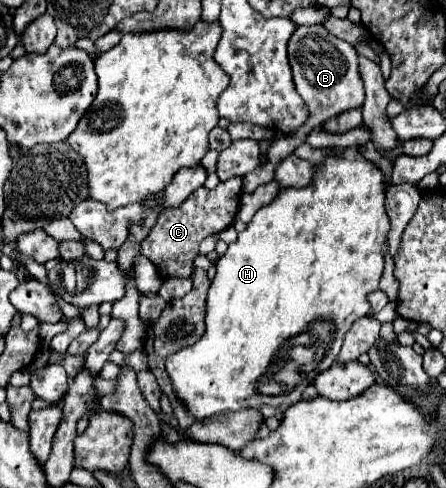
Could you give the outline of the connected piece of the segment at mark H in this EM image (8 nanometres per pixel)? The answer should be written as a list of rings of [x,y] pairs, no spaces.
[[[355,145],[355,147],[335,147],[331,149],[329,153],[329,159],[333,161],[323,161],[319,165],[315,165],[315,173],[313,173],[313,179],[311,179],[311,185],[307,185],[305,189],[281,189],[277,193],[277,197],[269,203],[269,205],[263,205],[255,215],[253,219],[247,223],[245,231],[241,231],[237,235],[237,241],[229,243],[225,255],[215,263],[217,267],[217,275],[209,287],[209,295],[207,295],[207,317],[205,317],[205,323],[207,323],[207,329],[205,329],[205,335],[191,347],[185,347],[177,353],[173,353],[171,357],[167,357],[167,373],[171,377],[171,383],[173,383],[173,389],[177,393],[177,397],[189,407],[189,411],[195,415],[195,419],[205,419],[205,417],[211,417],[213,413],[223,413],[223,411],[231,411],[231,409],[241,409],[241,407],[261,407],[263,403],[267,405],[275,405],[275,407],[287,407],[291,405],[289,401],[283,401],[281,397],[269,397],[269,395],[263,395],[259,393],[259,379],[265,375],[265,371],[269,369],[279,345],[289,339],[289,337],[295,337],[297,333],[301,331],[307,331],[311,327],[311,323],[315,321],[315,317],[331,317],[335,327],[337,327],[337,341],[343,339],[343,335],[347,333],[347,329],[353,325],[355,319],[359,317],[365,317],[369,313],[369,301],[367,301],[367,295],[371,291],[377,291],[379,289],[379,279],[381,279],[381,273],[383,273],[383,265],[385,265],[385,259],[383,259],[383,245],[387,243],[387,233],[391,229],[391,221],[385,213],[385,175],[383,171],[369,159],[363,157],[361,153],[361,147]]]

